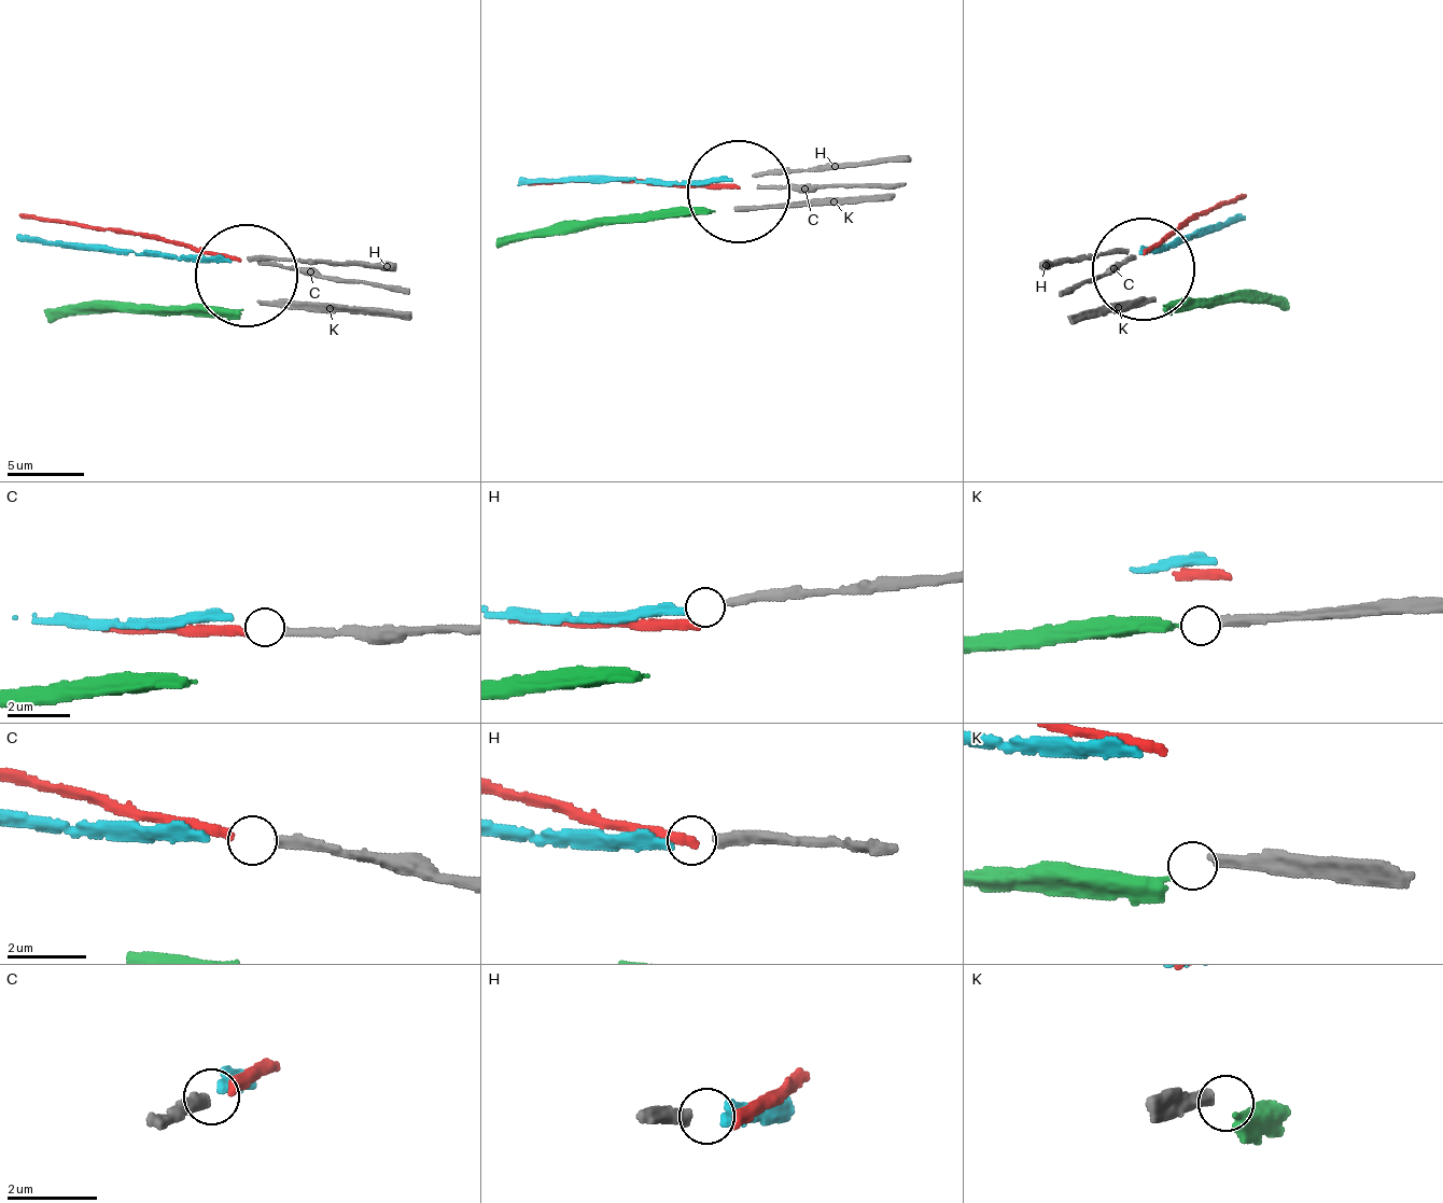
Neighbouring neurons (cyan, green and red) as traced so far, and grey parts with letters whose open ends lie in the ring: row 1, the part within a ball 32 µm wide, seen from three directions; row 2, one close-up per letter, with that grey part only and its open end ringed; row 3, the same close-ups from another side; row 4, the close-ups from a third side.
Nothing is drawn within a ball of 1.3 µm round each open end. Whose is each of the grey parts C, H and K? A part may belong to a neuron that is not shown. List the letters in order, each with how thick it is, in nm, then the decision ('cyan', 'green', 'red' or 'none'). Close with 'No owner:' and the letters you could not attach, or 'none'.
C: 240 nm | red
H: 280 nm | cyan
K: 300 nm | none
No owner: K

